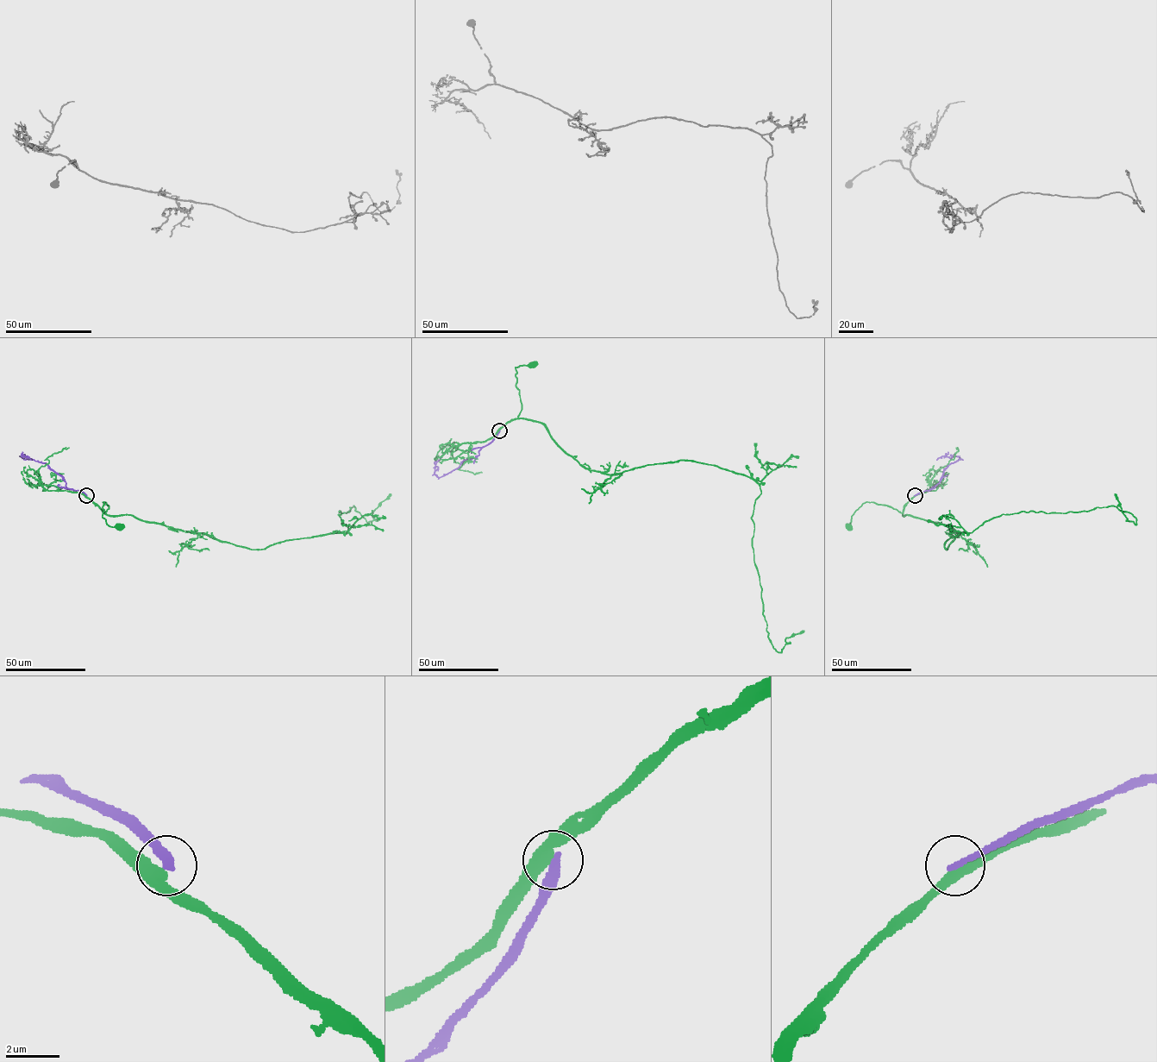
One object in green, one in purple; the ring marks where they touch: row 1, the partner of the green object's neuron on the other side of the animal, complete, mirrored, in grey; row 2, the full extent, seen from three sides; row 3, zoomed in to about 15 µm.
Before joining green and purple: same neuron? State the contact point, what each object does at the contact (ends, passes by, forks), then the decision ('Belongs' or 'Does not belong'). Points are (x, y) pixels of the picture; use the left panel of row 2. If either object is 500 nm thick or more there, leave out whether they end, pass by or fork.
Place: (86, 495). At the ring green passes by. At the ring purple ends. Does not belong

